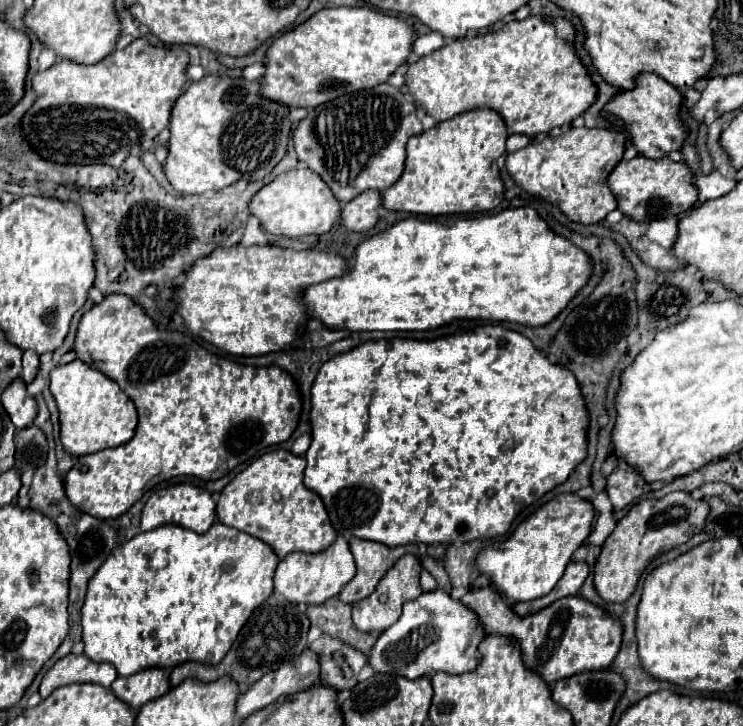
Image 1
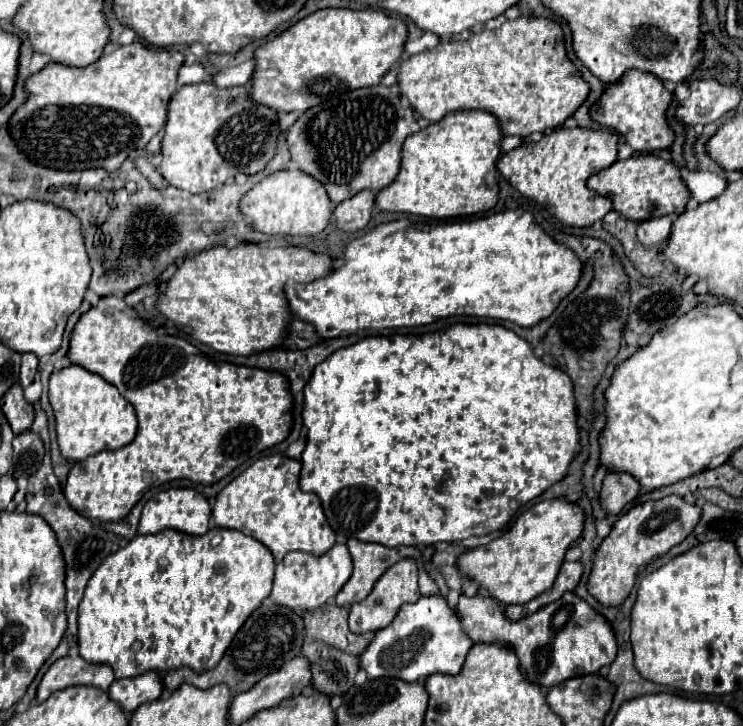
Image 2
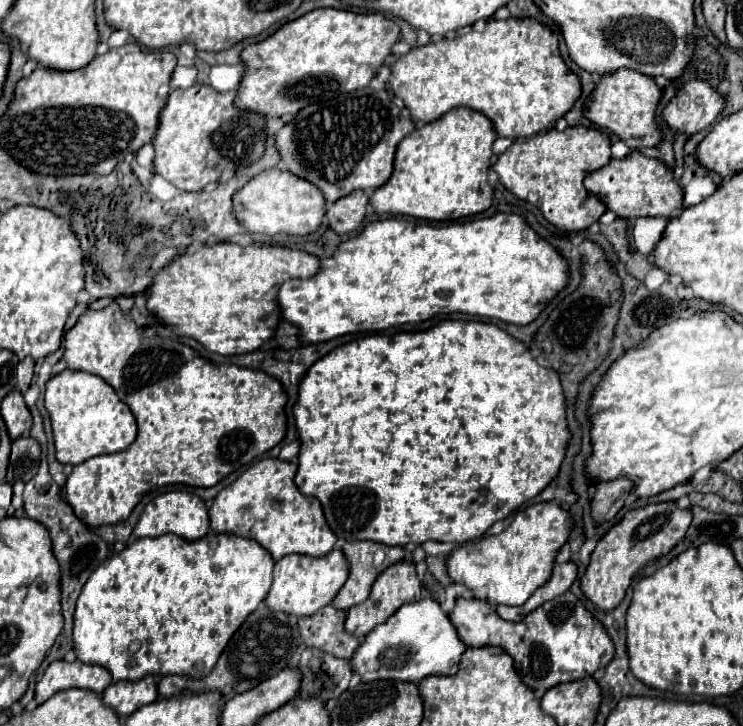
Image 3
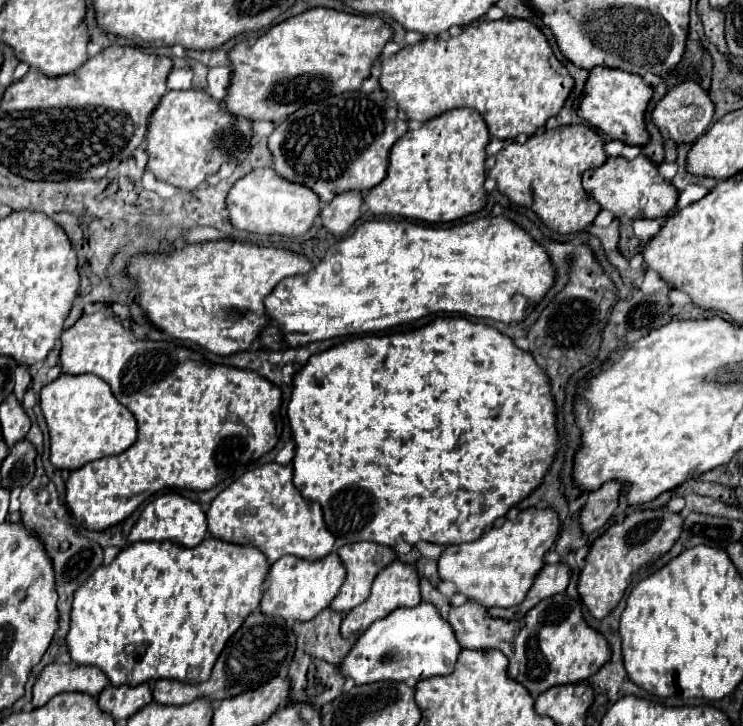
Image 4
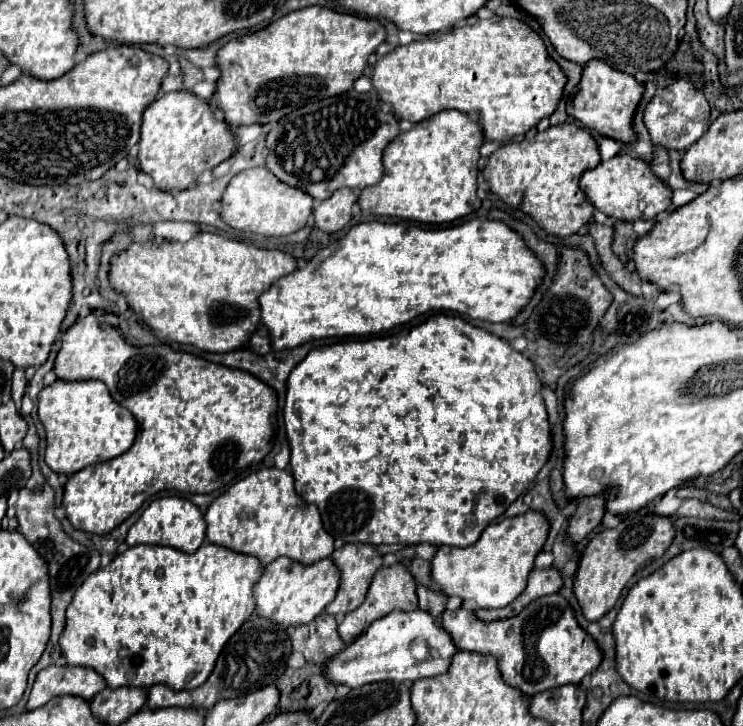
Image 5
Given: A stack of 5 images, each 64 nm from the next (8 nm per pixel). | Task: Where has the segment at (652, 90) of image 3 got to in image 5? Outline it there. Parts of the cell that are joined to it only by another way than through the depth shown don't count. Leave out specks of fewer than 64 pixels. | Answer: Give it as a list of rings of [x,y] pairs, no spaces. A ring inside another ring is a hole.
[[[590,60],[588,64],[584,64],[584,72],[580,76],[580,82],[576,84],[576,96],[568,106],[568,114],[588,130],[610,136],[618,142],[632,142],[634,138],[632,116],[642,92],[644,86],[636,84],[634,76],[626,72],[618,72],[608,64],[604,64],[602,60]]]

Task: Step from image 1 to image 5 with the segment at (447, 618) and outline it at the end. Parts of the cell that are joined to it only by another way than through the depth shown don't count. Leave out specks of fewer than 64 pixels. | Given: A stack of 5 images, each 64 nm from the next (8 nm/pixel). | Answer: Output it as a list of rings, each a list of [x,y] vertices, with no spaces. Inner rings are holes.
[[[390,612],[388,616],[372,622],[368,630],[348,644],[340,654],[320,664],[322,676],[332,684],[344,684],[350,688],[362,688],[372,682],[414,682],[426,676],[438,676],[450,666],[450,658],[456,652],[450,636],[442,626],[426,612]]]

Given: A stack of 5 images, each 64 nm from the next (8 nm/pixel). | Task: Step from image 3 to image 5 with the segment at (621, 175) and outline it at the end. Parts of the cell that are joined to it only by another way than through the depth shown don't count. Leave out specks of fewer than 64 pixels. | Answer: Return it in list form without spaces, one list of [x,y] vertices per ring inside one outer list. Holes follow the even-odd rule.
[[[618,154],[596,168],[590,168],[580,178],[580,190],[592,202],[594,208],[610,218],[632,222],[632,220],[654,220],[658,214],[670,208],[672,192],[664,186],[660,178],[654,176],[650,166],[642,158],[632,158],[628,154]]]

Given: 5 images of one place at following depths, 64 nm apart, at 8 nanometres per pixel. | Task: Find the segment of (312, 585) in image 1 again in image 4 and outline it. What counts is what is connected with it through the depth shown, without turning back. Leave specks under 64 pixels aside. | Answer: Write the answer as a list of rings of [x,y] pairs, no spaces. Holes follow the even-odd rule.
[[[336,552],[316,562],[308,562],[296,556],[284,556],[276,560],[268,570],[266,588],[260,600],[260,610],[266,616],[280,616],[282,620],[296,620],[296,622],[312,620],[316,614],[320,614],[324,608],[330,606],[344,578],[346,570]]]

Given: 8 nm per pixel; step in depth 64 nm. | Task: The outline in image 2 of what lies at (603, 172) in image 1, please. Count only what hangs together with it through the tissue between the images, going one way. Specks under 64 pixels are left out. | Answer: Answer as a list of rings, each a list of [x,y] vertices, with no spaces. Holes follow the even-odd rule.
[[[560,128],[544,134],[536,142],[522,142],[518,148],[506,152],[498,160],[498,172],[508,180],[524,198],[530,198],[548,208],[548,212],[562,224],[572,228],[586,228],[602,220],[612,202],[586,188],[586,180],[616,162],[618,134],[610,130],[586,128]]]

